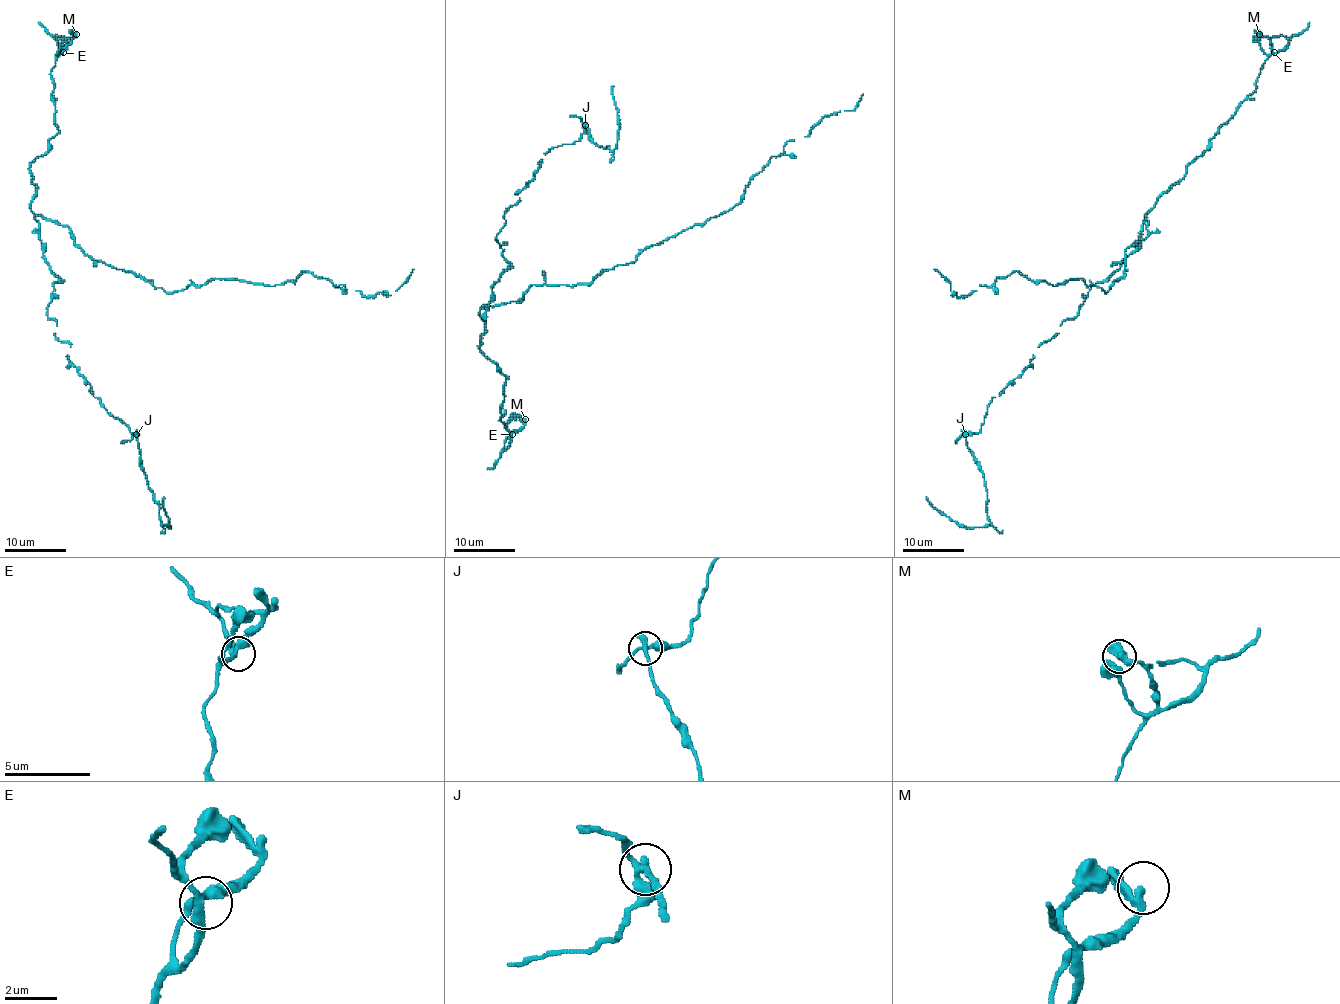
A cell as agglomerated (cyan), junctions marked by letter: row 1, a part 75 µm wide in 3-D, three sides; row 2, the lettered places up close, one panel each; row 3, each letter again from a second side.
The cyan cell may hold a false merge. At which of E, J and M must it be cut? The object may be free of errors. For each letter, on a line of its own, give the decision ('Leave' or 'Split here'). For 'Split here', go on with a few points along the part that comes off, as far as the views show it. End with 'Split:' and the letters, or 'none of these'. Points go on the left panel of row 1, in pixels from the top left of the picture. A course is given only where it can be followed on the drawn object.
E: Leave
J: Split here. Course of the part to remove: (136, 434), (140, 469), (153, 500), (159, 506), (159, 519), (169, 527), (163, 496)
M: Leave
Split: J

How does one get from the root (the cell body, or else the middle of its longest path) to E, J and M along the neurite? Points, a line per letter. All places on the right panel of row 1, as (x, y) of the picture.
E: (1147, 222), (1146, 214), (1155, 202), (1184, 176), (1185, 168), (1256, 89), (1260, 68), (1274, 52)
J: (1147, 222), (1141, 245), (1091, 287), (1079, 313), (1063, 321), (1022, 373), (990, 400), (981, 429), (964, 434)
M: (1147, 222), (1155, 202), (1184, 176), (1256, 89), (1260, 68), (1272, 51), (1272, 43), (1259, 34)

